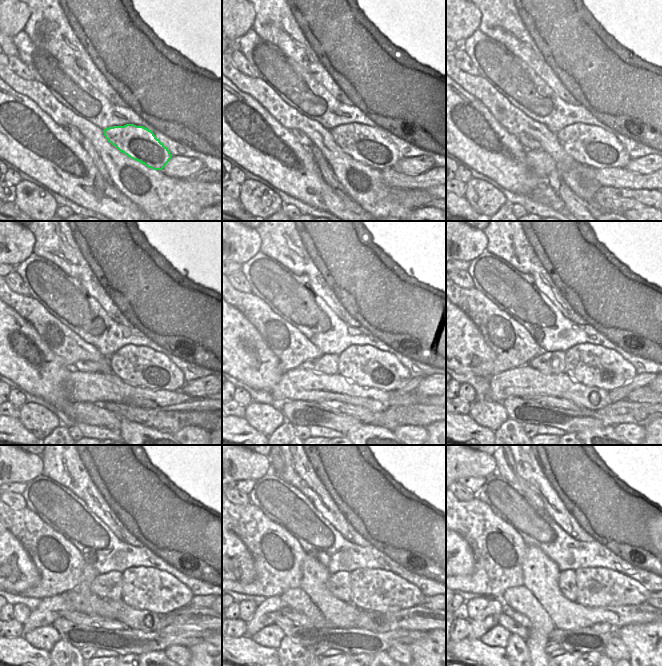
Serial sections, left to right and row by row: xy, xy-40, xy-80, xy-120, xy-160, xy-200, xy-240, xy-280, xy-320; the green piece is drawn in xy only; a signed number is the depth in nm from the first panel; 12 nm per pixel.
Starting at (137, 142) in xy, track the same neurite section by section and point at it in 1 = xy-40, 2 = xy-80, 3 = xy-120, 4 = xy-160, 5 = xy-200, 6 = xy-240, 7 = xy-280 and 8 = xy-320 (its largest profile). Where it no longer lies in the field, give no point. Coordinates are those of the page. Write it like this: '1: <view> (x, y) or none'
1: xy-40 (369, 145)
2: xy-80 (593, 146)
3: xy-120 (140, 366)
4: xy-160 (366, 366)
5: xy-200 (594, 366)
6: xy-240 (143, 588)
7: xy-280 (370, 590)
8: xy-320 (594, 588)

